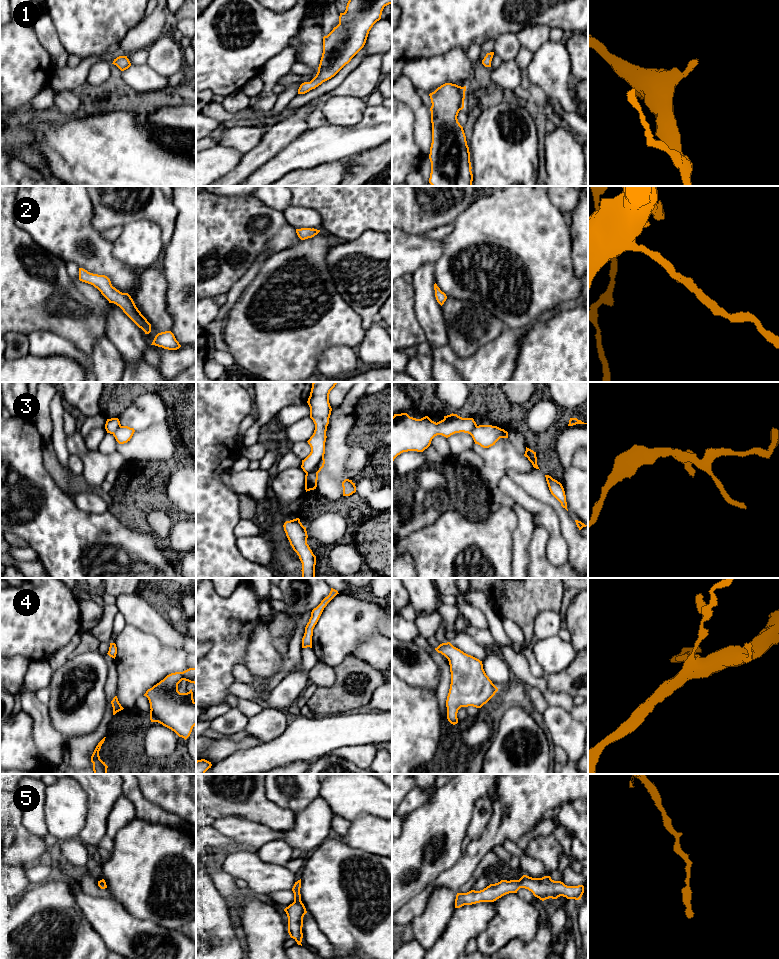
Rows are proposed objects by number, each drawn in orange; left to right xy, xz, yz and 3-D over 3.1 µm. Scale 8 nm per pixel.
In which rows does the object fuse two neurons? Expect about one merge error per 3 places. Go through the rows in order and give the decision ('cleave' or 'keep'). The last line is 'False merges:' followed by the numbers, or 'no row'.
1: keep
2: keep
3: cleave
4: keep
5: keep
False merges: 3

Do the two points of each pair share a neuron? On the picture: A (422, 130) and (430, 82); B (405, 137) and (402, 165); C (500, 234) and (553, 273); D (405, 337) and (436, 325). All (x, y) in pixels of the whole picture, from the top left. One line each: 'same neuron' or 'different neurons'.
A: different neurons
B: same neuron
C: same neuron
D: different neurons

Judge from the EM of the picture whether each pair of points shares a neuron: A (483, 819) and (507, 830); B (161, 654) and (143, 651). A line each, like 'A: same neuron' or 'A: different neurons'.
A: different neurons
B: same neuron

